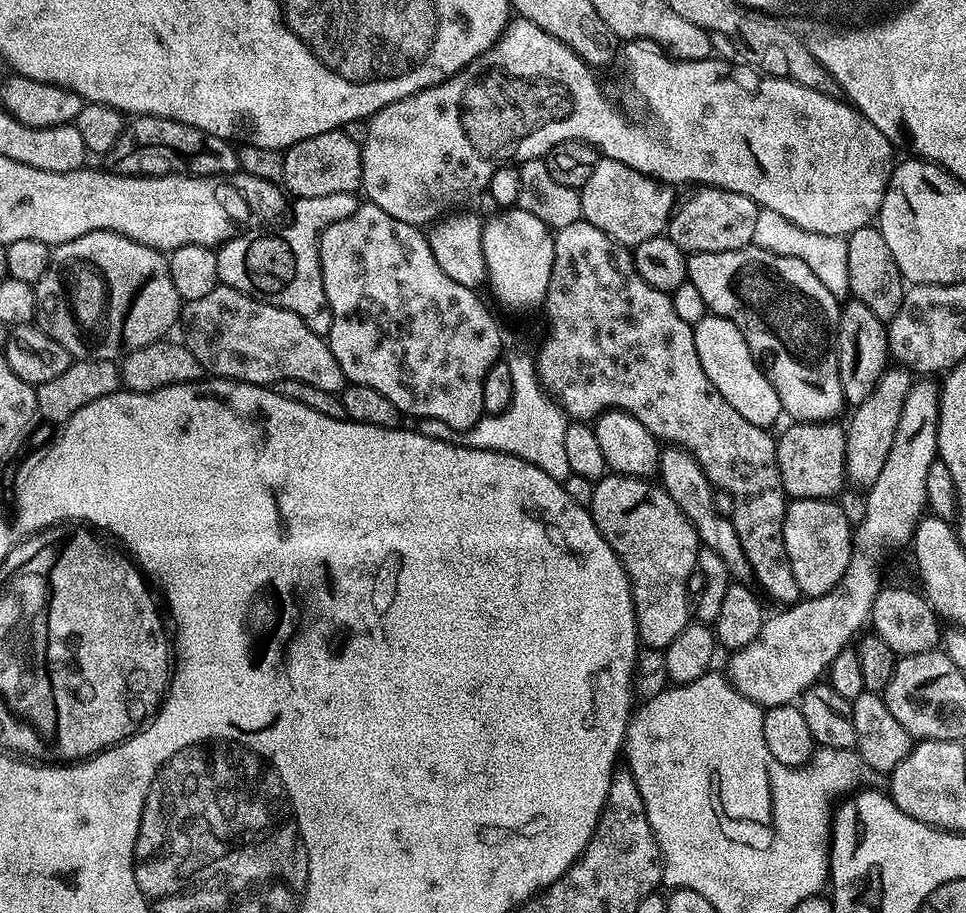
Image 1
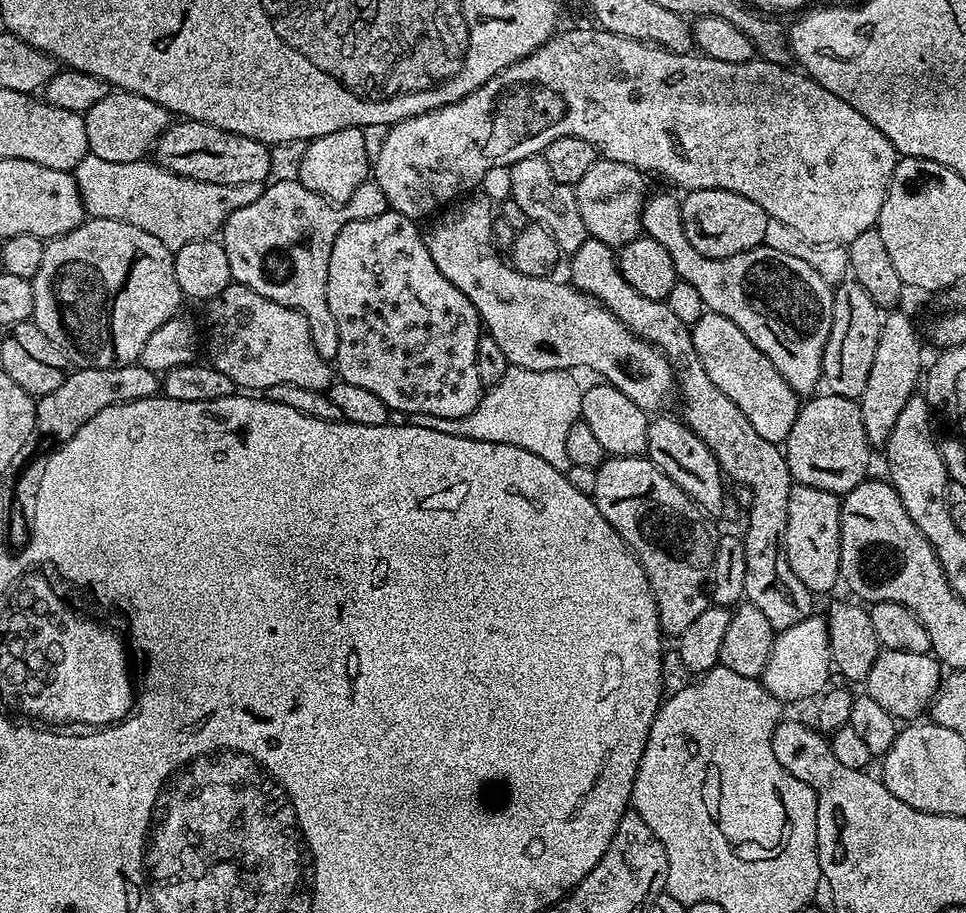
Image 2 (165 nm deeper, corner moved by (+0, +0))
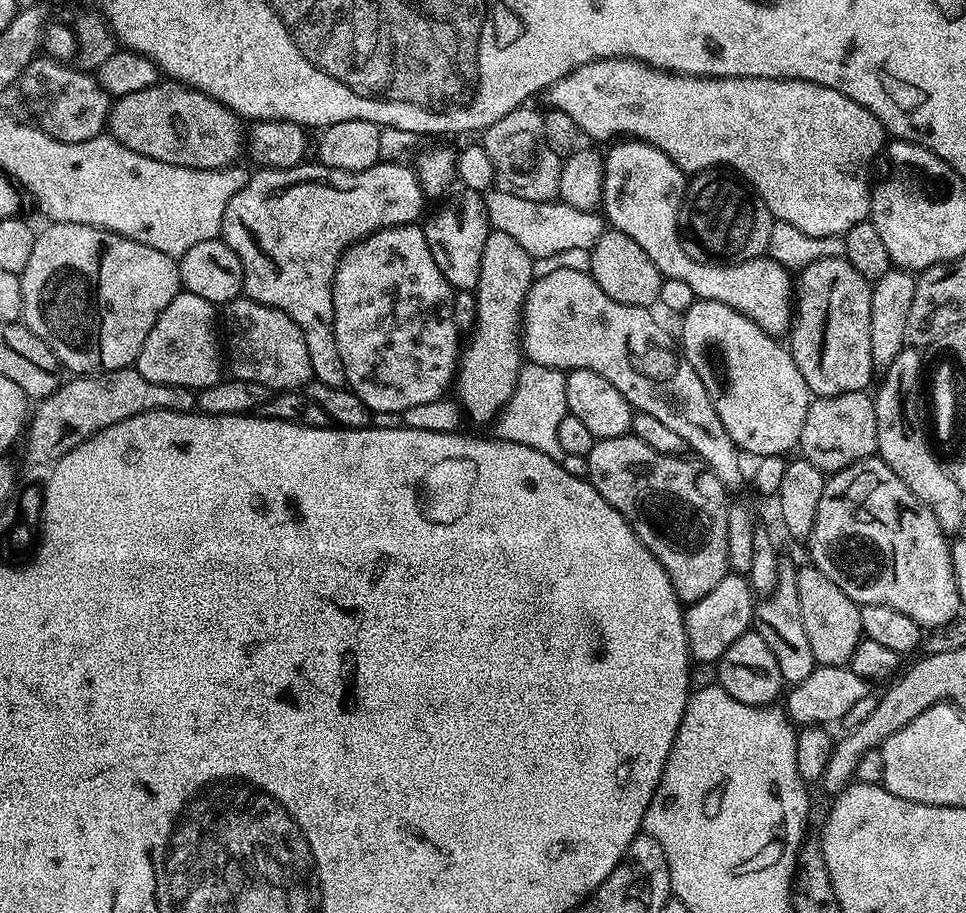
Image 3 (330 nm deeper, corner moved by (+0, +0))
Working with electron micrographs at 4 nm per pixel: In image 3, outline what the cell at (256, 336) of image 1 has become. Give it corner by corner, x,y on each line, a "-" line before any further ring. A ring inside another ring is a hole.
237,298
231,300
230,303
223,305
222,308
222,344
226,349
226,364
232,367
231,375
237,380
253,380
262,386
266,386
269,390
300,390
305,387
313,379
312,367
310,366
310,350
306,350
306,338
302,334
302,330
294,322
294,318
290,318
282,310
271,308
265,304
259,304
257,300
249,300
247,298

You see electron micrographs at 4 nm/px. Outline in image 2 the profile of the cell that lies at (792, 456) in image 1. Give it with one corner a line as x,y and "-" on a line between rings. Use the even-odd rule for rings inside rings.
831,394
813,395
799,405
794,426
782,451
788,459
788,469
797,484
818,490
847,494
869,475
868,452
870,445
862,426
862,414
857,401

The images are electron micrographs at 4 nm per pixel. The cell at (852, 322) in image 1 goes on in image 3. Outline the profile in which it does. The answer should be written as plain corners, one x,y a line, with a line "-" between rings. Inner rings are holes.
843,256
822,258
799,269
790,351
813,397
863,392
869,387
867,384
874,375
870,346
871,297
870,281
858,274

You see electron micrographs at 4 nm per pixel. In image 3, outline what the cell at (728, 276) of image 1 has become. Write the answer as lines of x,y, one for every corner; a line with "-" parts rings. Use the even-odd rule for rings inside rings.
625,139
616,142
603,157
604,162
604,194
602,197
602,212
607,223
613,229
638,242
642,250
646,250
646,258
658,266
663,279
674,279
686,282
693,290
696,300
713,300
722,302
738,314
750,318
758,327
769,336
783,337
791,329
794,319
794,280
790,277
789,269
783,268
778,262
774,262
771,256
755,256
749,260
743,260
737,264
710,264
706,260
695,260
686,254
684,241
680,239
680,202
684,198
686,187
686,173
662,150
644,143
643,140

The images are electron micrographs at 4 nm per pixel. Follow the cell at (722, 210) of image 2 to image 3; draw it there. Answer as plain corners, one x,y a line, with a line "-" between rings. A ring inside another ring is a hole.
719,167
710,168
703,172
697,172
687,181
684,198
680,202
680,239
684,241
686,254
695,260
706,260
710,264
737,264
743,260
749,260
755,256
763,256
767,253
768,243
770,242
770,226
773,222
773,214
769,208
761,202
755,191
737,173
731,170
721,170

